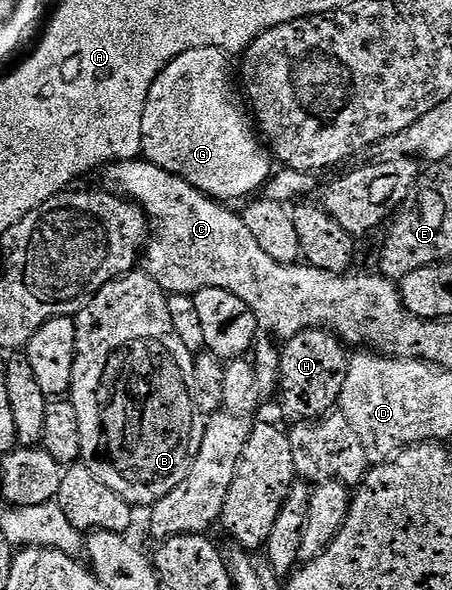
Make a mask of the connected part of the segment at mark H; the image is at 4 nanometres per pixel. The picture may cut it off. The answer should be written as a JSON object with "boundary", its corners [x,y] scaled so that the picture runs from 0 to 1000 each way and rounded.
{"boundary":[[[688,559],[666,563],[662,569],[650,569],[622,586],[624,612],[611,617],[611,629],[619,639],[619,664],[624,658],[624,692],[644,705],[644,714],[695,715],[737,700],[757,676],[761,641],[774,625],[774,603],[757,578],[717,559]]]}

